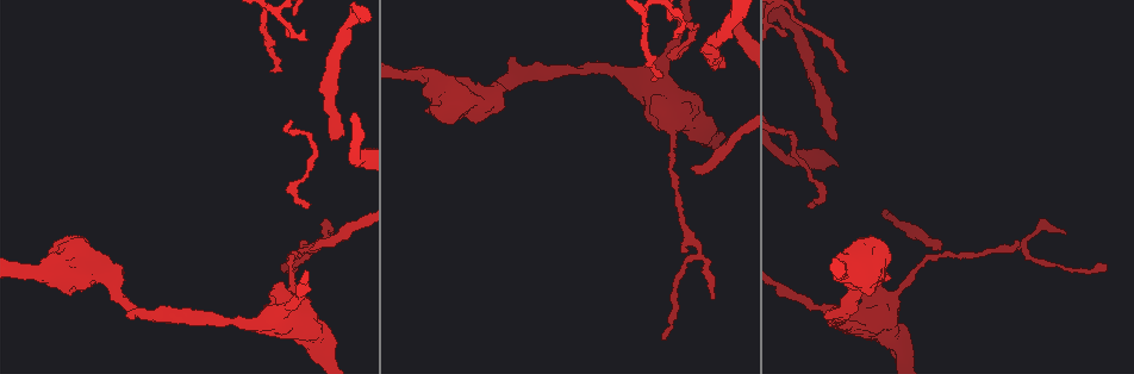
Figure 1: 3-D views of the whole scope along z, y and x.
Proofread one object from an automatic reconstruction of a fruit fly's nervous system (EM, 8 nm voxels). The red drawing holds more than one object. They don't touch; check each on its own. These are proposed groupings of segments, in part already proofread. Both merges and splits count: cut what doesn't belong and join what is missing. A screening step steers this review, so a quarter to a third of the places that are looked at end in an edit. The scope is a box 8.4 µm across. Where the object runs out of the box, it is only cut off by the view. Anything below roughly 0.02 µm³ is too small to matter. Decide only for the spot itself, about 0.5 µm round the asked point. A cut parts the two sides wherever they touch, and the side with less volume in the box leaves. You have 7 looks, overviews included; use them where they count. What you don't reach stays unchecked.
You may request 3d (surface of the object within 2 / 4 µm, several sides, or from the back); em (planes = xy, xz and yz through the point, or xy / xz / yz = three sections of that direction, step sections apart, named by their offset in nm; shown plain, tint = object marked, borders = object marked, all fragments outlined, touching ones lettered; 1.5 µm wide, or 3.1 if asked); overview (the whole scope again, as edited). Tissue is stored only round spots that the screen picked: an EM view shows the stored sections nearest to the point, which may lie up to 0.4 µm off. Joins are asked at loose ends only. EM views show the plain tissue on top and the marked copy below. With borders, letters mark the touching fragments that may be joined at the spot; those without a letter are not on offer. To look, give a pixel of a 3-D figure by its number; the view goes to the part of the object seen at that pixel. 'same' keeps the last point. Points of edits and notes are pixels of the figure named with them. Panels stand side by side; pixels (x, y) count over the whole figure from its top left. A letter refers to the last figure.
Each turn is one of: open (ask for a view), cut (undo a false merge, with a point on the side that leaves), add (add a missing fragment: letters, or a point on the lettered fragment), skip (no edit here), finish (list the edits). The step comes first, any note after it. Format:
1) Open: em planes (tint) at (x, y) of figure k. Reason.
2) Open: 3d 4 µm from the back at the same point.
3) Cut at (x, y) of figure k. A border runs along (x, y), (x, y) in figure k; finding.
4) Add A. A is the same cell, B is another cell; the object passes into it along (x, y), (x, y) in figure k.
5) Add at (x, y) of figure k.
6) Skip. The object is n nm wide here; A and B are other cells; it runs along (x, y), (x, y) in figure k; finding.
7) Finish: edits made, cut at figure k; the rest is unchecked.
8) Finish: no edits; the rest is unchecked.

Open: em xz step 4 (borders) at (848, 69) of figure 1. Branch stops here.

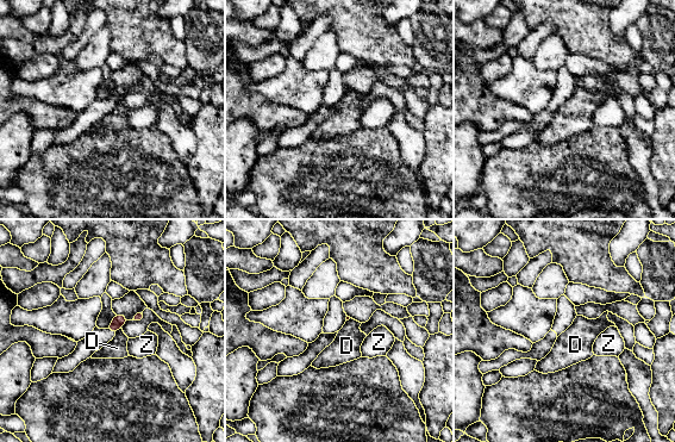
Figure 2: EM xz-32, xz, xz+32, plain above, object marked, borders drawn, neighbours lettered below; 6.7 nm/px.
Open: em planes (borders) at the same point. Cut it another way.

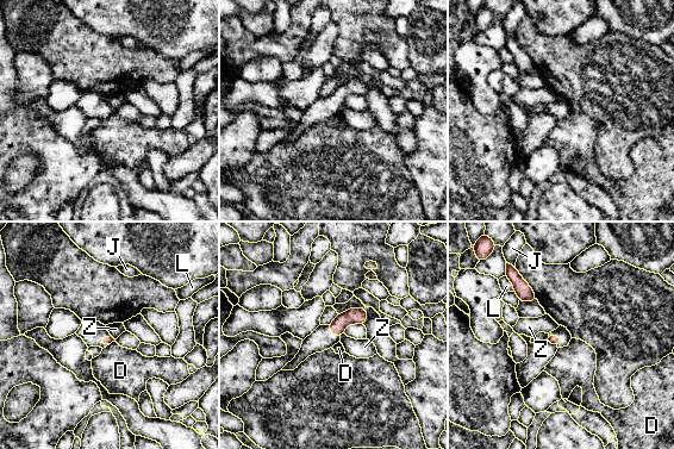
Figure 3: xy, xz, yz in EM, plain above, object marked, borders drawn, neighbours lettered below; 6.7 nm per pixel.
Skip. D, J, L and Z are other cells; a border runs along (343, 332), (341, 337) in figure 3; no lettered fragment goes on from it.

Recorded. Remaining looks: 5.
Open: em xz step 8 (tint) at (629, 75) of figure 1. Side arm on a straight run.

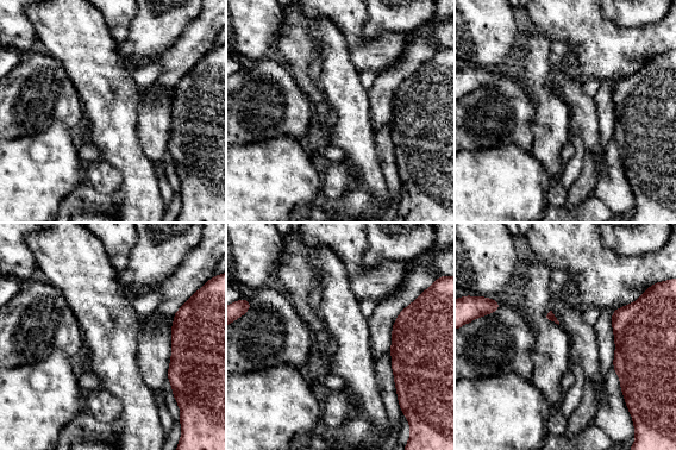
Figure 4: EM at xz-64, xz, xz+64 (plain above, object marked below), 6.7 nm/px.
Open: em planes (borders) at the same point.

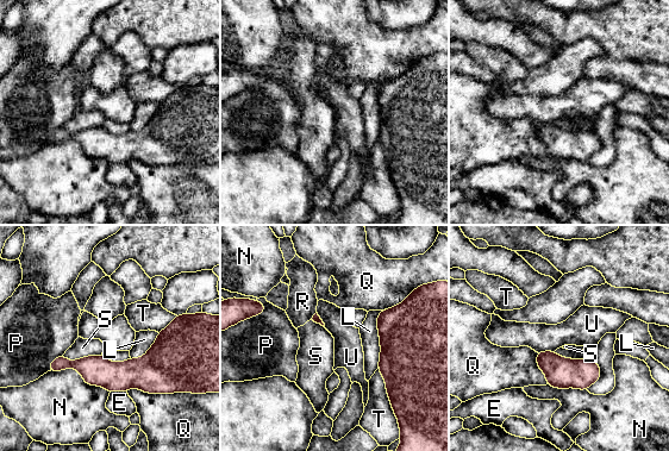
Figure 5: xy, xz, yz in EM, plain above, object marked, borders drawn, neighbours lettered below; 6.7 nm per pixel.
Skip. E, L, N, P, Q, R, S, T and U are other cells; a border runs along (126, 390), (200, 394) in figure 5; continuous, no second neuron.

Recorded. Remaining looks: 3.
Open: em yz step 4 (tint) at (831, 137) of figure 1. An open end.

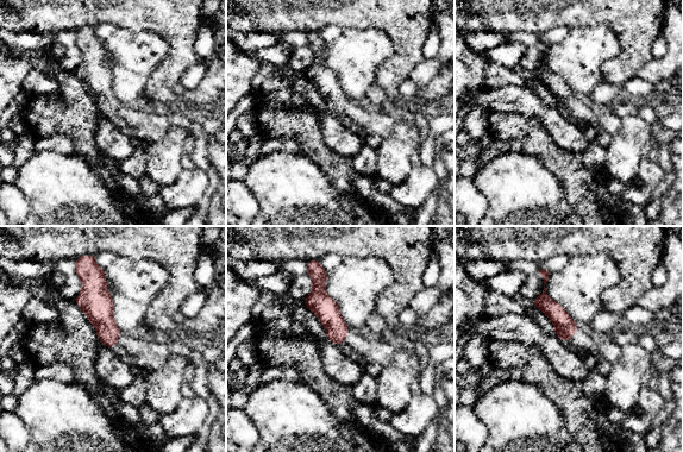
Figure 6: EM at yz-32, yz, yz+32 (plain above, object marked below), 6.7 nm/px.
Open: em planes (borders) at the same point.

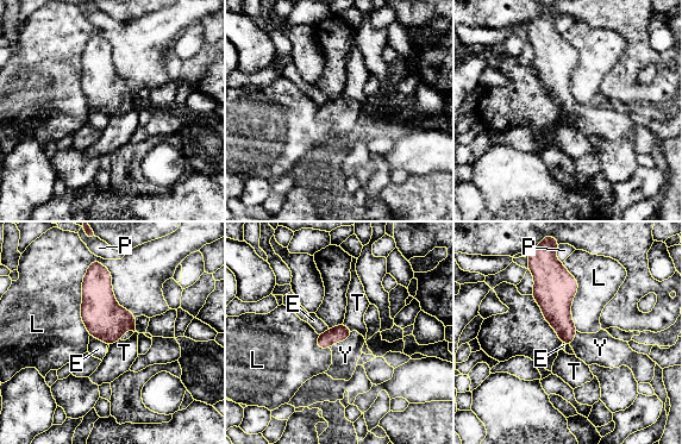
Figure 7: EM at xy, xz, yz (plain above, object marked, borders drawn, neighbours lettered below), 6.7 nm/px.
Add Y. Y is the same cell, E, L, P and T are other cells; the object passes into it along (342, 332), (340, 341), (345, 355) in figure 7; the neuron continues.

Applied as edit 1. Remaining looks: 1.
Finish: edits made, add at figure 7; the rest is unchecked.

